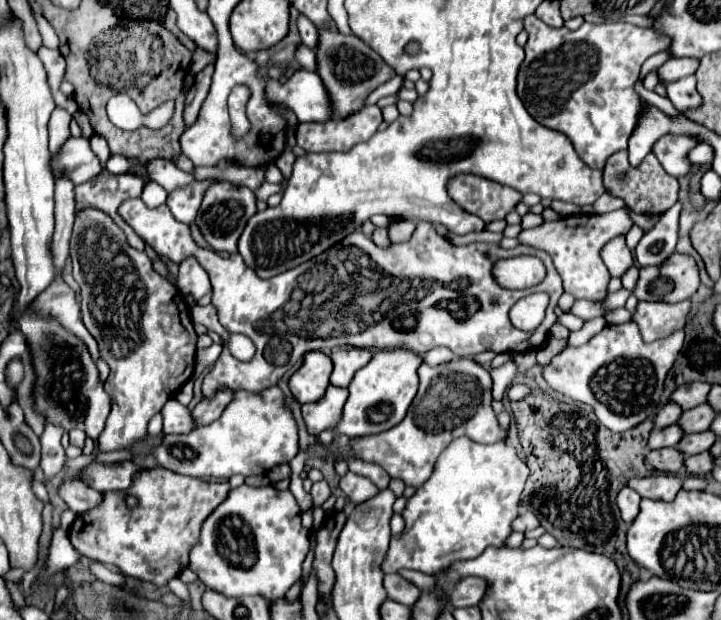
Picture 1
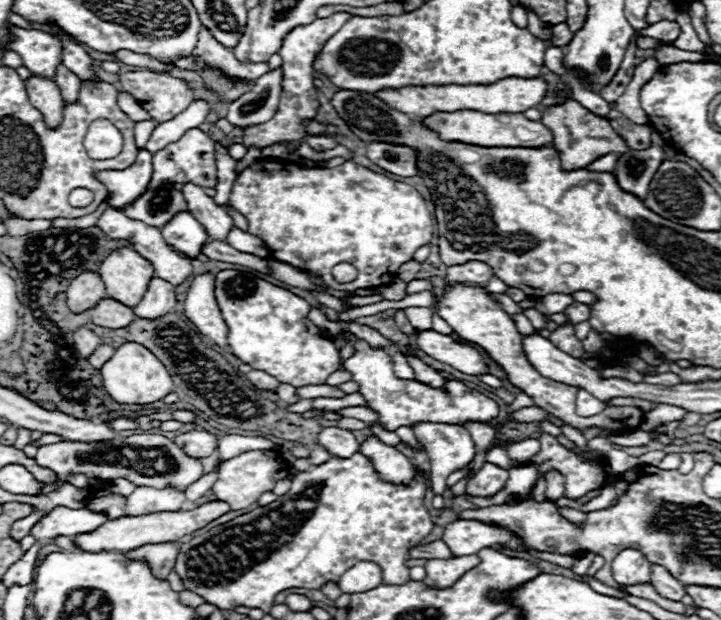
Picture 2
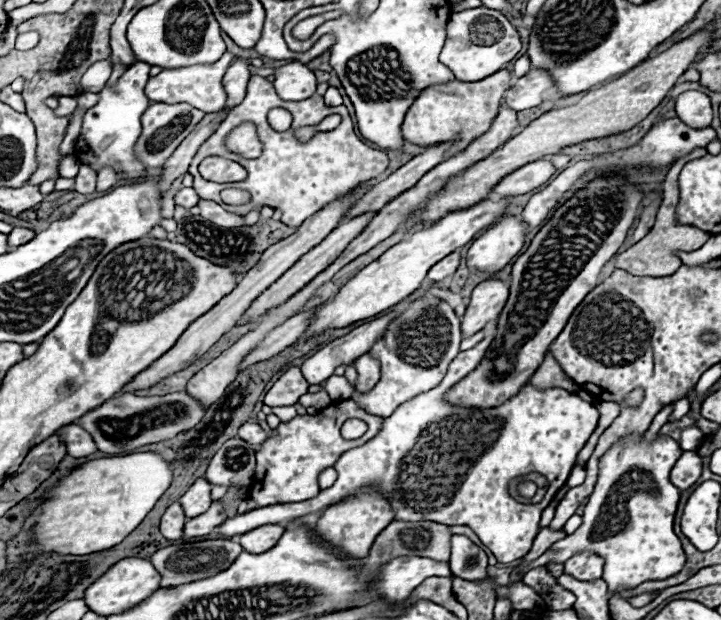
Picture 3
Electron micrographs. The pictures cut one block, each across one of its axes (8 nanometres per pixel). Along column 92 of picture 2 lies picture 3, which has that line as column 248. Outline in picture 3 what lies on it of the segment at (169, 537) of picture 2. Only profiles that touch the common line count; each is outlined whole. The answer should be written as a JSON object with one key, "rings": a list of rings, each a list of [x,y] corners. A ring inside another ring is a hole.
{"rings":[[[280,524],[278,526],[258,526],[246,534],[240,534],[240,544],[244,546],[246,552],[260,554],[264,550],[270,550],[270,546],[274,546],[282,534],[284,534],[284,528]]]}

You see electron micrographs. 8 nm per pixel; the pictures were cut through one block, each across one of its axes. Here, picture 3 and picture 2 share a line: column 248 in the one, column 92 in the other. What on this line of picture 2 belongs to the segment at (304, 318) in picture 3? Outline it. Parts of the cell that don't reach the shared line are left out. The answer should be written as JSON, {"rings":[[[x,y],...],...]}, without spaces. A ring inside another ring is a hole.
{"rings":[[[100,342],[98,344],[98,348],[94,350],[94,354],[90,354],[90,358],[88,358],[88,362],[94,366],[94,368],[98,368],[100,370],[100,366],[110,358],[114,354],[114,348],[110,346],[110,344],[104,344],[104,342]]]}

